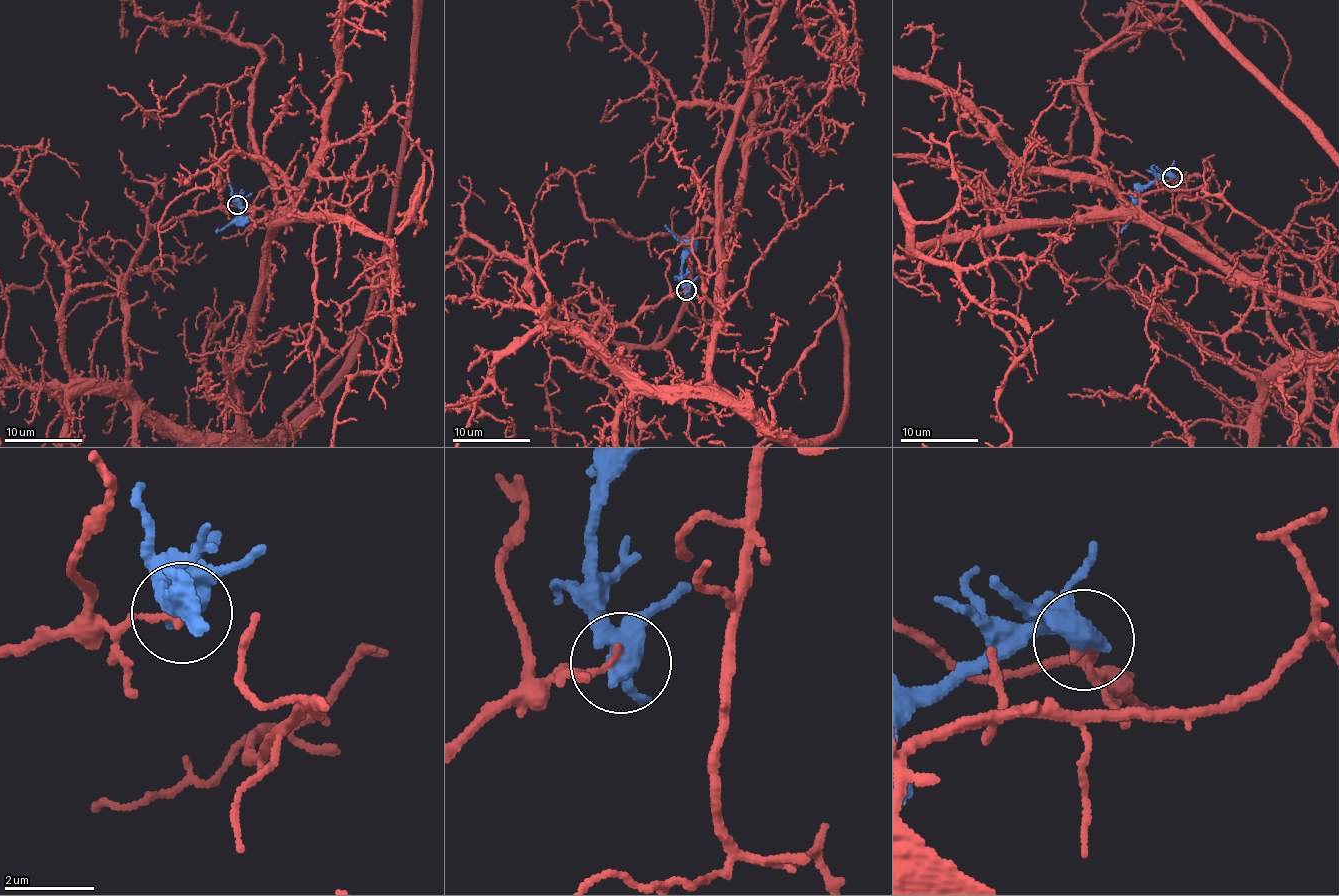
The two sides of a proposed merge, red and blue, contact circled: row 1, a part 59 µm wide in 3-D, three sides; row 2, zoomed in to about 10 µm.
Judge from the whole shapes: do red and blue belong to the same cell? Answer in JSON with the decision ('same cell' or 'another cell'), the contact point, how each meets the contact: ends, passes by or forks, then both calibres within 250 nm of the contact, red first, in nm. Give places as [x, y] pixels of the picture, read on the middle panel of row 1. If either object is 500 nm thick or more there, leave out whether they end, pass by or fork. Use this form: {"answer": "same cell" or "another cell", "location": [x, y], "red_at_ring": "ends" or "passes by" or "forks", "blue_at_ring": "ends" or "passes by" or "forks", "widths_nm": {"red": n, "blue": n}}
{"answer": "another cell", "location": [686, 290], "red_at_ring": "ends", "blue_at_ring": "passes by", "widths_nm": {"red": 170, "blue": 460}}

